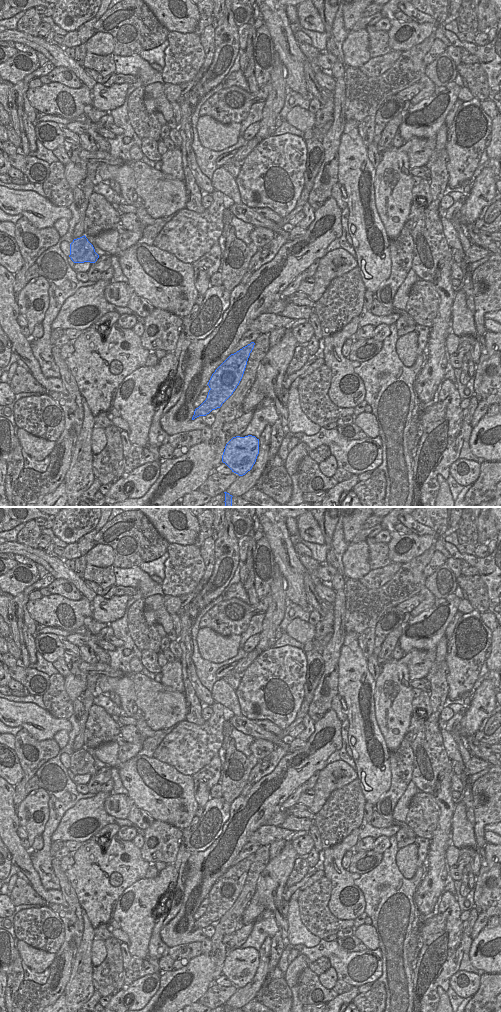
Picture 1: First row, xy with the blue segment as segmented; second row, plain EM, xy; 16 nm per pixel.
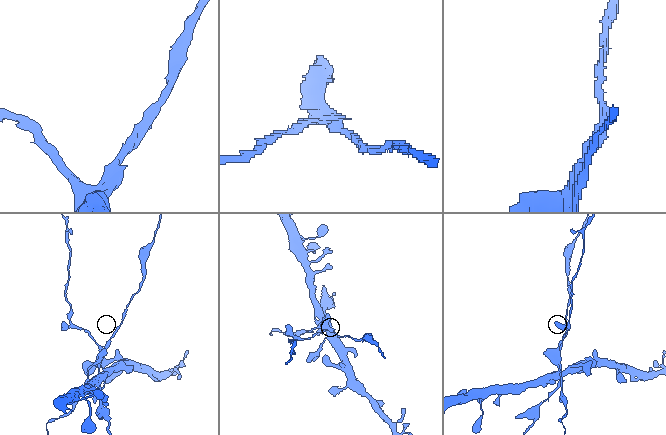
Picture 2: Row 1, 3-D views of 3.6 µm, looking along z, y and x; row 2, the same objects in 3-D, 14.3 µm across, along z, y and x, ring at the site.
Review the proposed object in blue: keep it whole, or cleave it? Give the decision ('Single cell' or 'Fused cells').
Fused cells

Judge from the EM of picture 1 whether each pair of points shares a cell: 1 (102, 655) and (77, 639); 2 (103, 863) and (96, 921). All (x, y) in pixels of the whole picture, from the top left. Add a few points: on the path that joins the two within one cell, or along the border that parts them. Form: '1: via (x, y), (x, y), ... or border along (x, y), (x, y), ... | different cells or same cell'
1: via (97, 649), (88, 640), (83, 640) | same cell
2: via (93, 868), (93, 893), (96, 896), (96, 903) | same cell

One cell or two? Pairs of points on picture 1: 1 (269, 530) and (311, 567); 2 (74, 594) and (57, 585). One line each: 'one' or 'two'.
1: two
2: one

